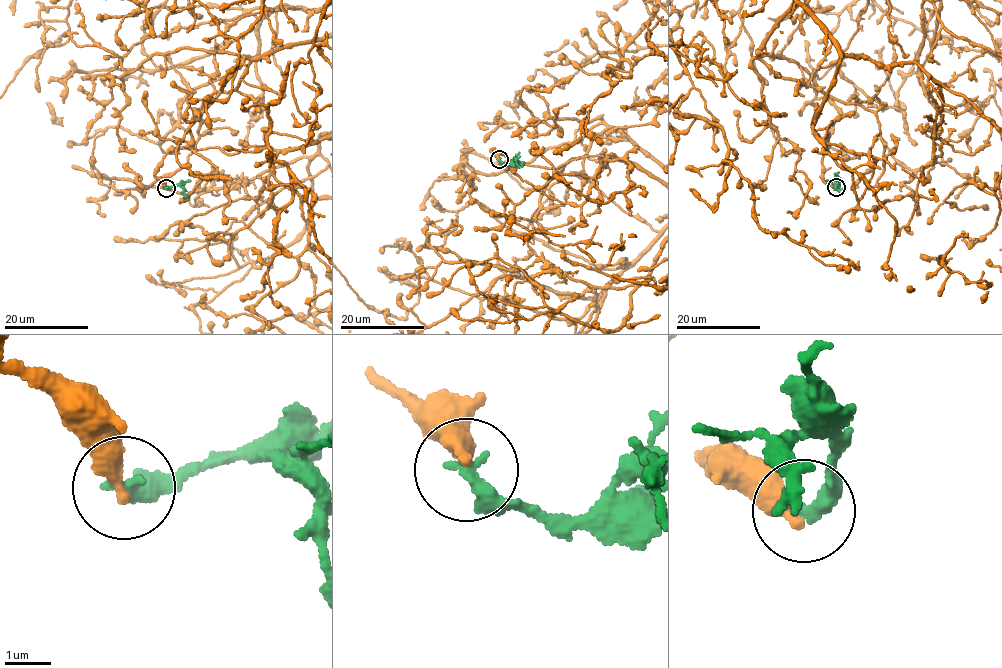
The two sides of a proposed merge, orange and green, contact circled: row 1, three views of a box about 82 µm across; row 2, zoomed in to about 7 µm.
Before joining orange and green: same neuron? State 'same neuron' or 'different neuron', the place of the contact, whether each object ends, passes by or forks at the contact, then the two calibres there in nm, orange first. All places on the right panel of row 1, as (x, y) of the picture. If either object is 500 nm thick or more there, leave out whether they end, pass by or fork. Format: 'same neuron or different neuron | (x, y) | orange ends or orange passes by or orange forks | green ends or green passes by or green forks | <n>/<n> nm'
different neuron | (836, 187) | orange ends | green ends | 360/400 nm

